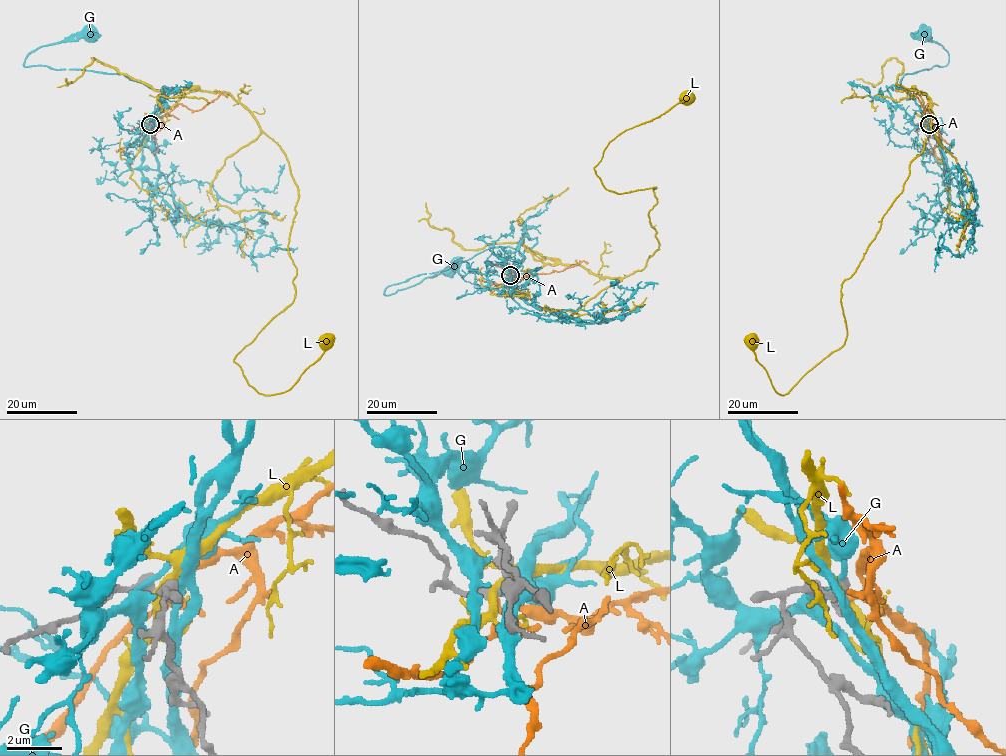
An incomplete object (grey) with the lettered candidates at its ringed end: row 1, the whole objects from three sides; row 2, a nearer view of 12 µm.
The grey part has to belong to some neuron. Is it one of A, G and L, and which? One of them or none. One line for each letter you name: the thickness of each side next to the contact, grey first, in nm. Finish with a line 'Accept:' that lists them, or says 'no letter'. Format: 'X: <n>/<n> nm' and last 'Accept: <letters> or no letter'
A: 320/150 nm
Accept: A

